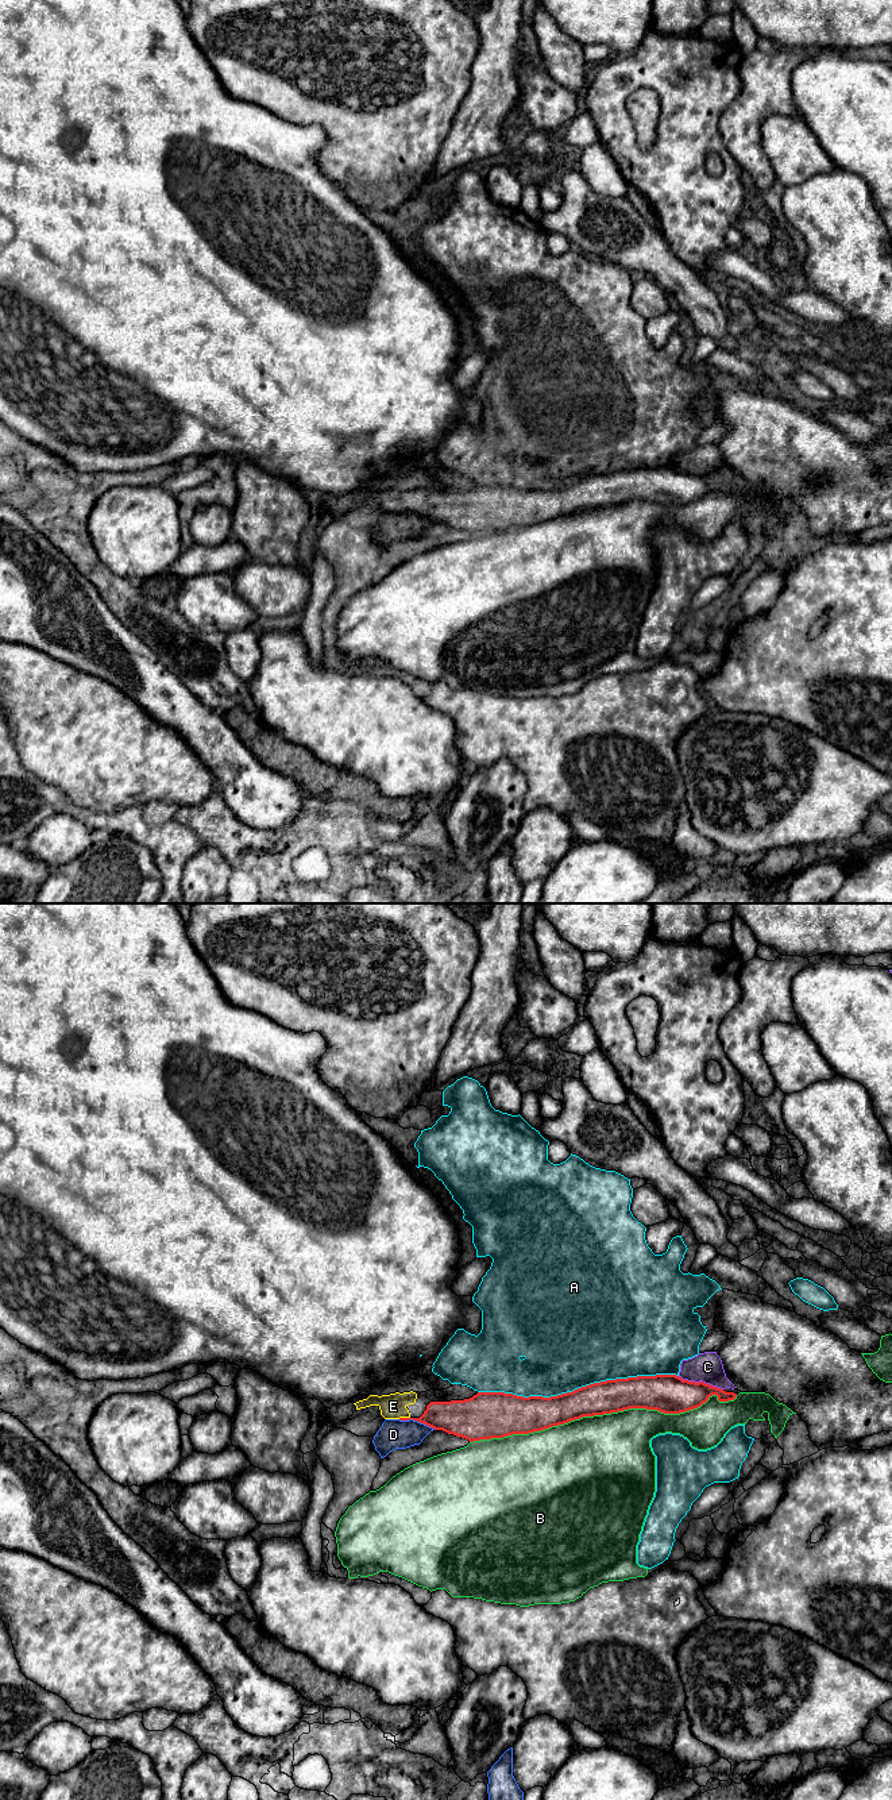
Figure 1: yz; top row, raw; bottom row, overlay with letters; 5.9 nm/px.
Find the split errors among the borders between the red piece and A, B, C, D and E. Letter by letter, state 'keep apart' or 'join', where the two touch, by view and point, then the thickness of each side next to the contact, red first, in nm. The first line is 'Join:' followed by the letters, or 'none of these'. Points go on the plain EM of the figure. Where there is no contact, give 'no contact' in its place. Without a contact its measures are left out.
Join: E
A: keep apart; meets red in yz at (578, 481); 190 nm thick on the red side, 500 nm on the other
B: keep apart; meets red in yz at (603, 505); 190 nm thick on the red side, 480 nm on the other
C: keep apart; meets red in yz at (701, 474); 240 nm thick on the red side, 180 nm on the other
D: keep apart; meets red in yz at (417, 513); 200 nm thick on the red side, 180 nm on the other
E: join; meets red in yz at (404, 511); 180 nm thick on the red side, 150 nm on the other

